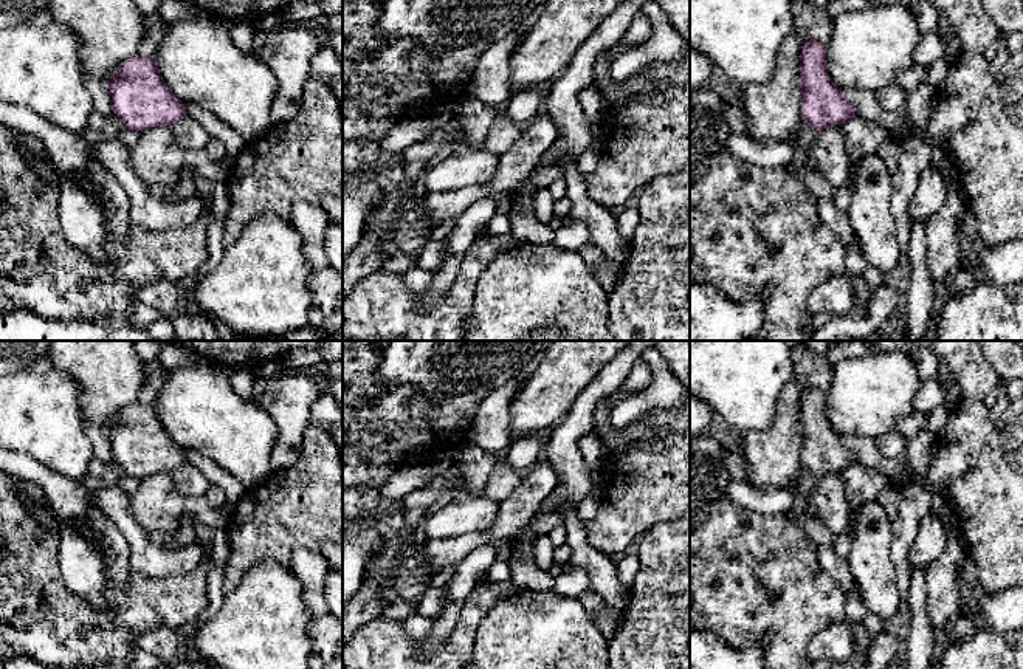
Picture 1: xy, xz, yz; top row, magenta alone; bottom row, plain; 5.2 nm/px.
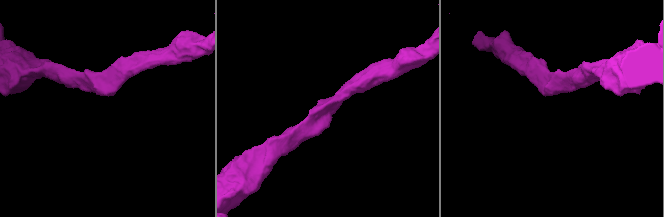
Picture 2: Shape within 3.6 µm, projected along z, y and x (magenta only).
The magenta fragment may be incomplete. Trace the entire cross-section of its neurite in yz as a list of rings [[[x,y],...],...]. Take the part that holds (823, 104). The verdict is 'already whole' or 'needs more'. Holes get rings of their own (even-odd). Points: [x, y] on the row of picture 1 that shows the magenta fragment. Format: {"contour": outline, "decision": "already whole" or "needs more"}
{"contour": [[[804,40],[800,54],[800,88],[803,91],[801,119],[817,133],[829,125],[842,125],[859,115],[857,107],[845,99],[826,70],[826,48],[815,40]]], "decision": "already whole"}

